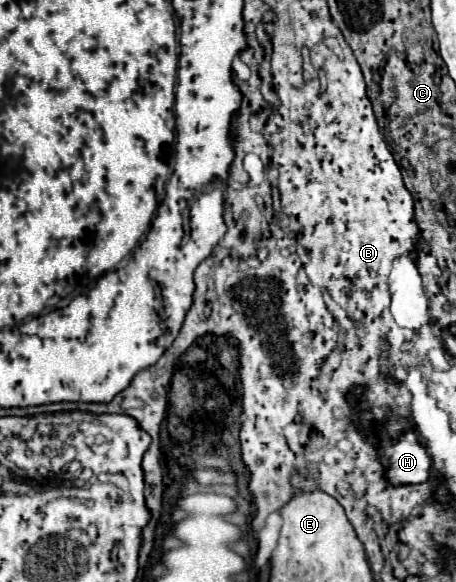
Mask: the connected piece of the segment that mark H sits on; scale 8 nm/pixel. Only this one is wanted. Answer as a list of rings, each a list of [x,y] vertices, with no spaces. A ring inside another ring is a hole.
[[[409,430],[399,440],[381,440],[381,456],[387,460],[387,480],[399,484],[419,484],[429,480],[431,456],[417,442],[417,432]]]

